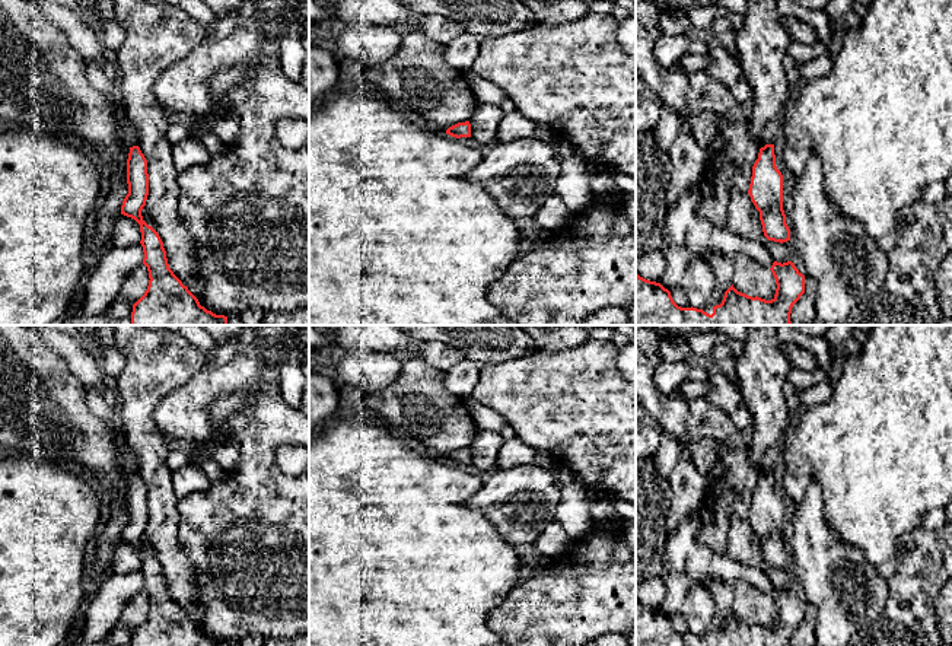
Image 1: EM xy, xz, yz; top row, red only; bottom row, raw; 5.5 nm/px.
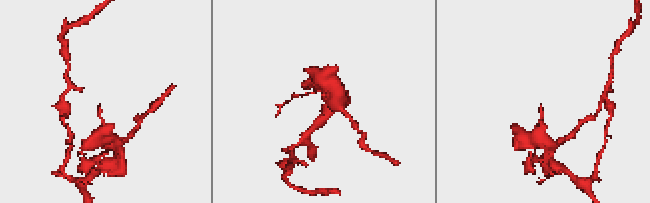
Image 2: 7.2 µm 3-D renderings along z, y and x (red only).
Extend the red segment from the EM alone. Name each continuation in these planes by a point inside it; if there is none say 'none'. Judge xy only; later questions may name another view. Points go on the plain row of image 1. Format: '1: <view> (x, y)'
1: xy (129, 461)

